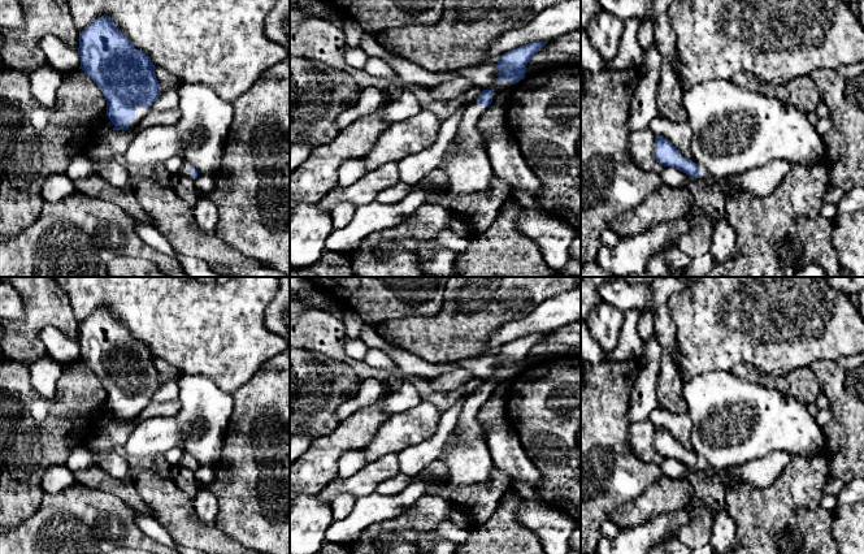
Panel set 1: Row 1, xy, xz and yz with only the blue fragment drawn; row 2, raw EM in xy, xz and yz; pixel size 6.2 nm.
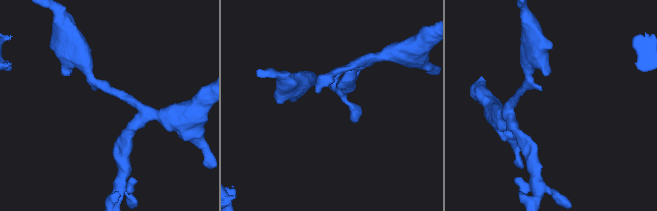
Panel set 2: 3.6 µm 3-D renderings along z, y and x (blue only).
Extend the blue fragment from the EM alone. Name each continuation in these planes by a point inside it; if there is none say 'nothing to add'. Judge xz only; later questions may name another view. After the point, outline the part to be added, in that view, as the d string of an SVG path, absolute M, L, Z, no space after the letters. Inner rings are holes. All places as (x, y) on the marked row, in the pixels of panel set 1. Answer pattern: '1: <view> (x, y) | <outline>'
1: xz (467, 163) | M473 101L463 113L457 134L448 146L442 166L448 174L448 189L452 194L465 195L490 190L495 177L487 148L481 143L477 121L486 107Z

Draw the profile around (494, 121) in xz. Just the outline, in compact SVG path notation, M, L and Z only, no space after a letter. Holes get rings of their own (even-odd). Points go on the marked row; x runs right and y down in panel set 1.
M509 91L500 92L477 121L477 133L486 148L490 139L508 131L508 99Z

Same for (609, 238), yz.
M608 226L602 234L602 243L607 247L613 247L620 242L620 237Z

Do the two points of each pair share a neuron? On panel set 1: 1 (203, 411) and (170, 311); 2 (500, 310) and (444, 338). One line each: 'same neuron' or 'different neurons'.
1: different neurons
2: same neuron

